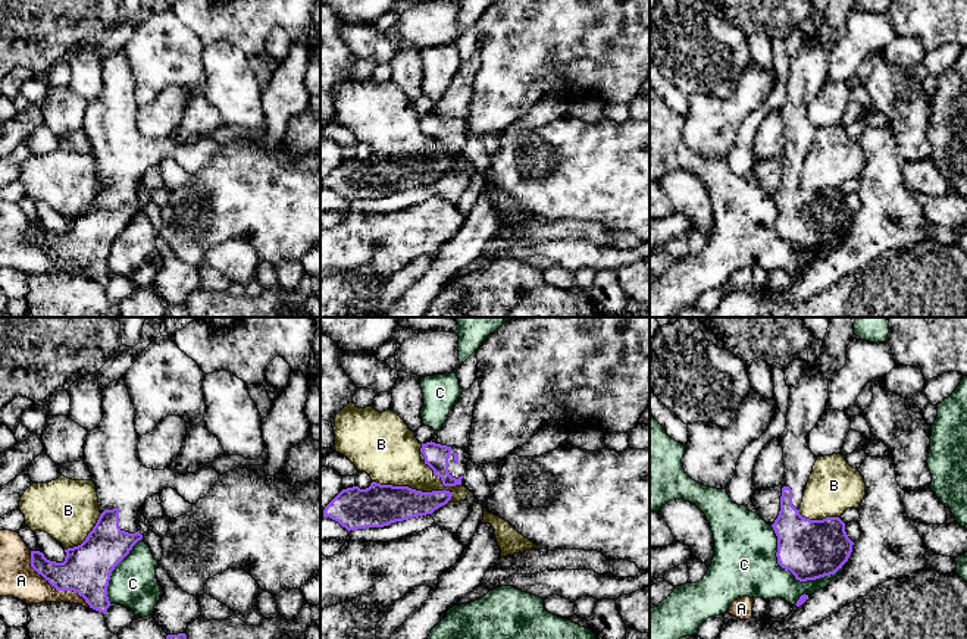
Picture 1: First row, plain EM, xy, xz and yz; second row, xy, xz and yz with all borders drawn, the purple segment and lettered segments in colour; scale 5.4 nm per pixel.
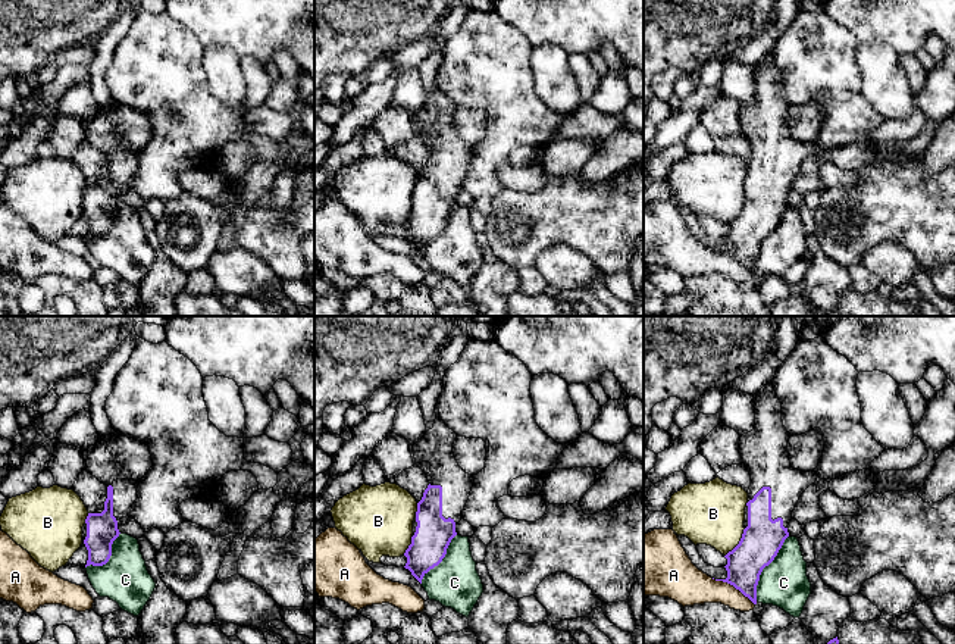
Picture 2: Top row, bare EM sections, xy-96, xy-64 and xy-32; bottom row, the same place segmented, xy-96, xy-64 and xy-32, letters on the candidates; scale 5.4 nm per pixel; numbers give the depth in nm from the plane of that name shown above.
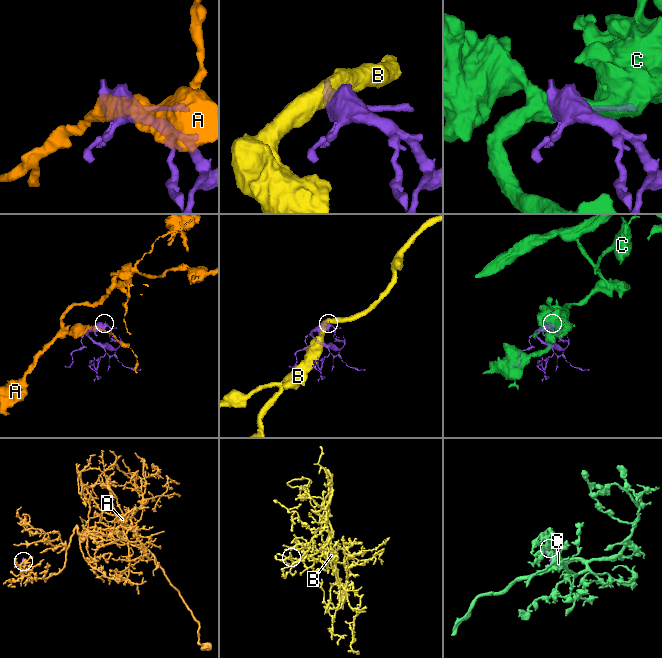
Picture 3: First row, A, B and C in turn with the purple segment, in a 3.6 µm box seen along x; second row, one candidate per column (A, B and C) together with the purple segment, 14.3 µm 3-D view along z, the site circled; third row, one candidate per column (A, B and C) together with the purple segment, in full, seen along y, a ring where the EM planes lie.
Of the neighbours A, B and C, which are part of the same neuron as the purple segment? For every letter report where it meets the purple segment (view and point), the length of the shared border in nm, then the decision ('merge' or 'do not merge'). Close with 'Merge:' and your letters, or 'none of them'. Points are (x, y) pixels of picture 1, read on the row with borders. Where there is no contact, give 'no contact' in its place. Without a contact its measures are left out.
A: contact xy (55, 586); length 460 nm; do not merge
B: contact xz (415, 489); length 480 nm; do not merge
C: contact yz (791, 572); length 460 nm; do not merge
Merge: none of them

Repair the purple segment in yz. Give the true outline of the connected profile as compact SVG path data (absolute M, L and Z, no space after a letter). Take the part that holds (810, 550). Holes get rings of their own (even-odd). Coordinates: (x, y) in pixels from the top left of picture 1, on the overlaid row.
M829 317L823 351L816 361L807 361L802 378L791 389L786 429L779 436L785 476L780 511L772 527L777 536L777 564L799 582L835 574L852 552L854 542L839 517L810 520L799 514L799 507L817 460L807 444L807 435L826 411L827 376L846 364L855 319Z

